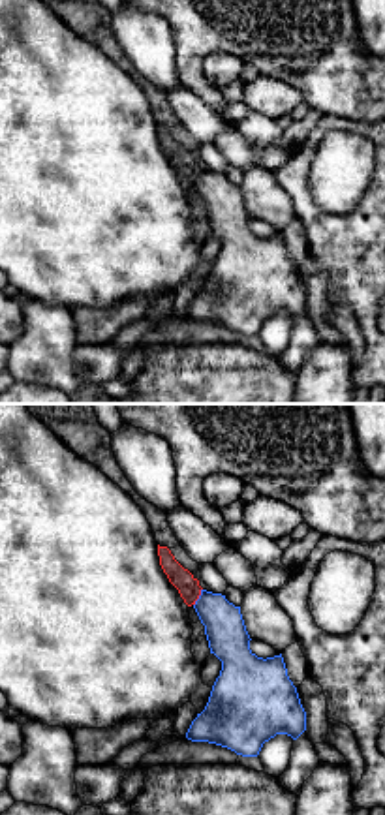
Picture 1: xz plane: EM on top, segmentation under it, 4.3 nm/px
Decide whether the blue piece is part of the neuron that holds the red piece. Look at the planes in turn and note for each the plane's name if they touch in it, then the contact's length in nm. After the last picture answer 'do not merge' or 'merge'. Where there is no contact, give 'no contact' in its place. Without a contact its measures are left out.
xz | 90 nm

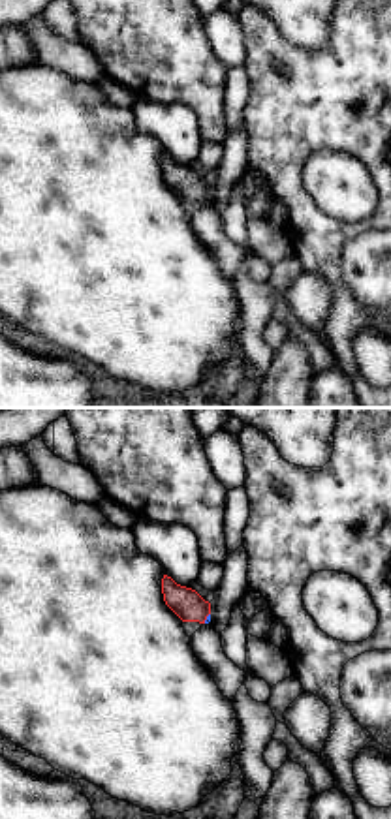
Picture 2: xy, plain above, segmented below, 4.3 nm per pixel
xy | 50 nm

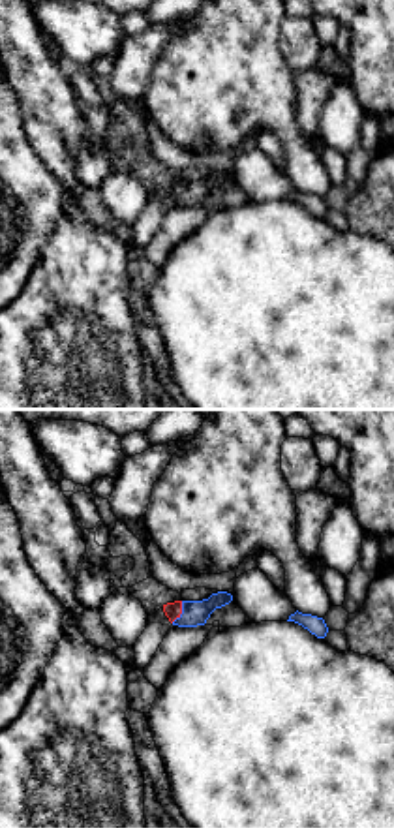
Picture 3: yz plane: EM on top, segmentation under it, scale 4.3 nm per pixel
yz | 110 nm

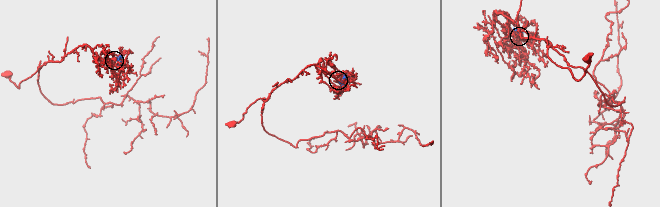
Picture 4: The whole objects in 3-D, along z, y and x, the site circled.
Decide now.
merge

